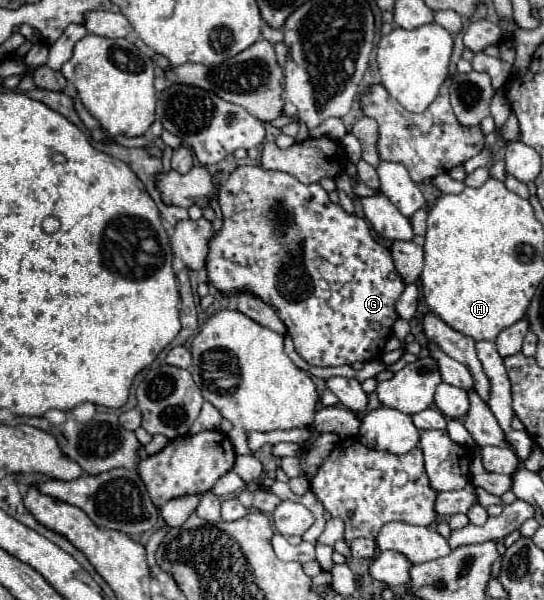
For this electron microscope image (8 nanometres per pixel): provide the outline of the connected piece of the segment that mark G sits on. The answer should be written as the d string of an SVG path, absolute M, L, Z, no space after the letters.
M259 165L237 167L233 175L241 175L243 183L241 187L223 185L219 189L219 193L231 193L233 213L225 209L223 227L209 239L207 283L225 297L245 291L273 307L287 325L297 353L309 365L329 367L377 359L391 337L391 327L397 321L395 301L405 289L387 247L373 241L363 219L347 215L341 205L333 205L319 183L305 185L289 173L267 171Z

